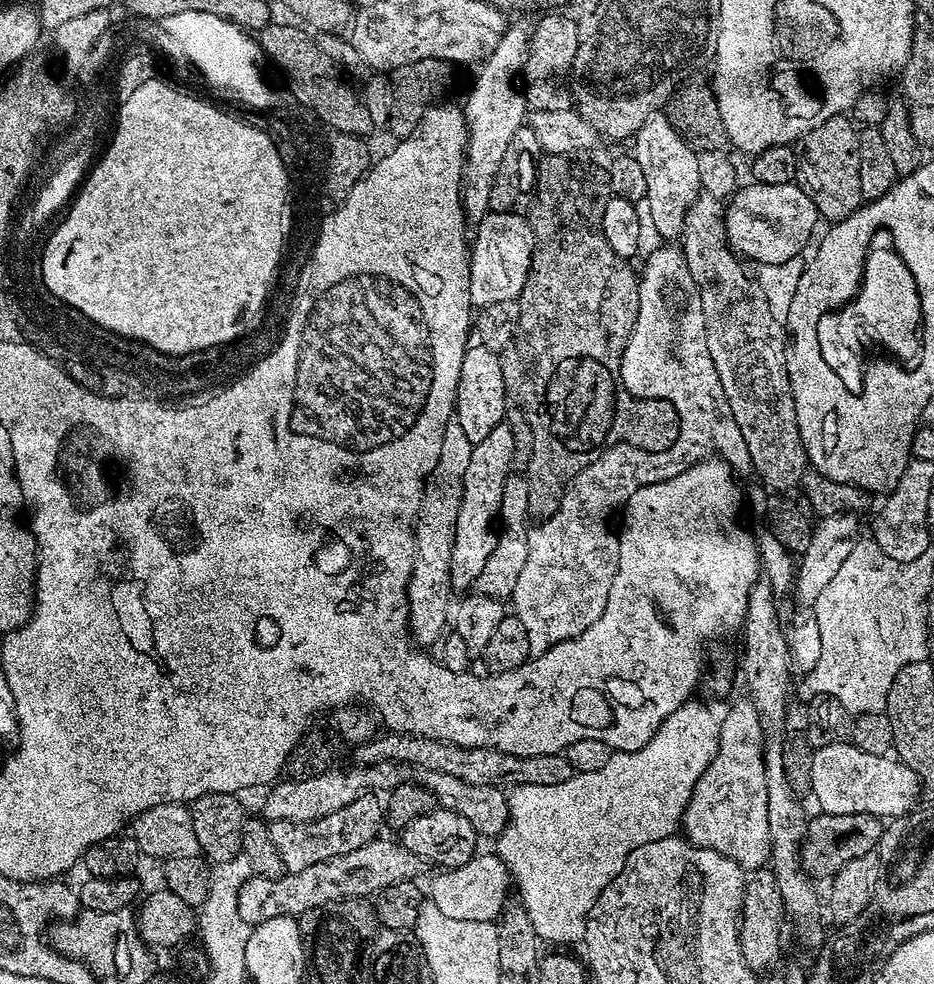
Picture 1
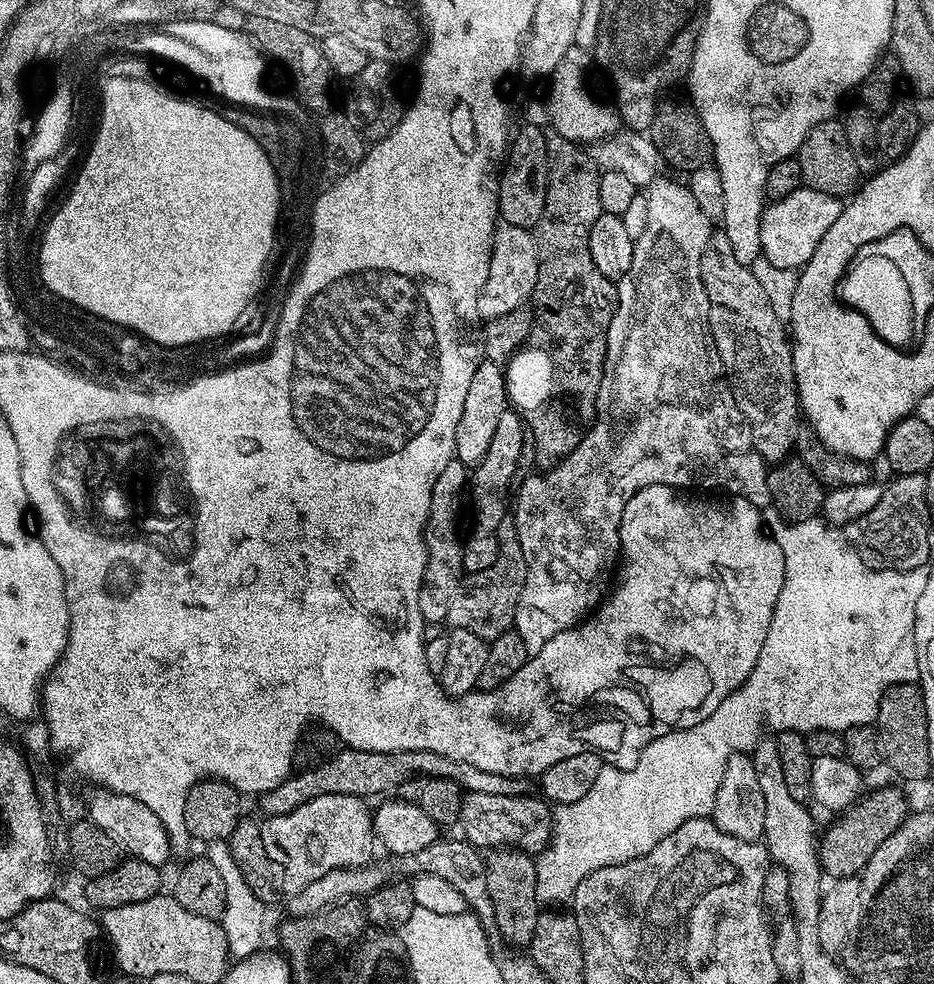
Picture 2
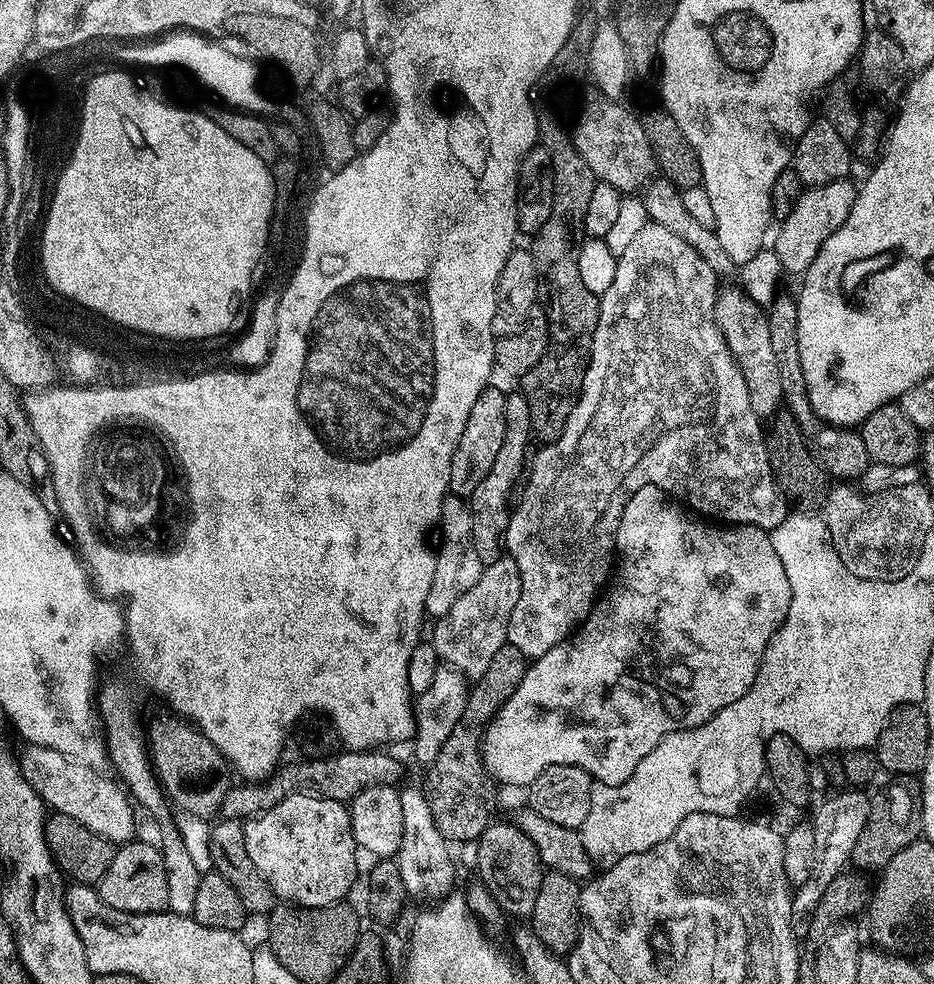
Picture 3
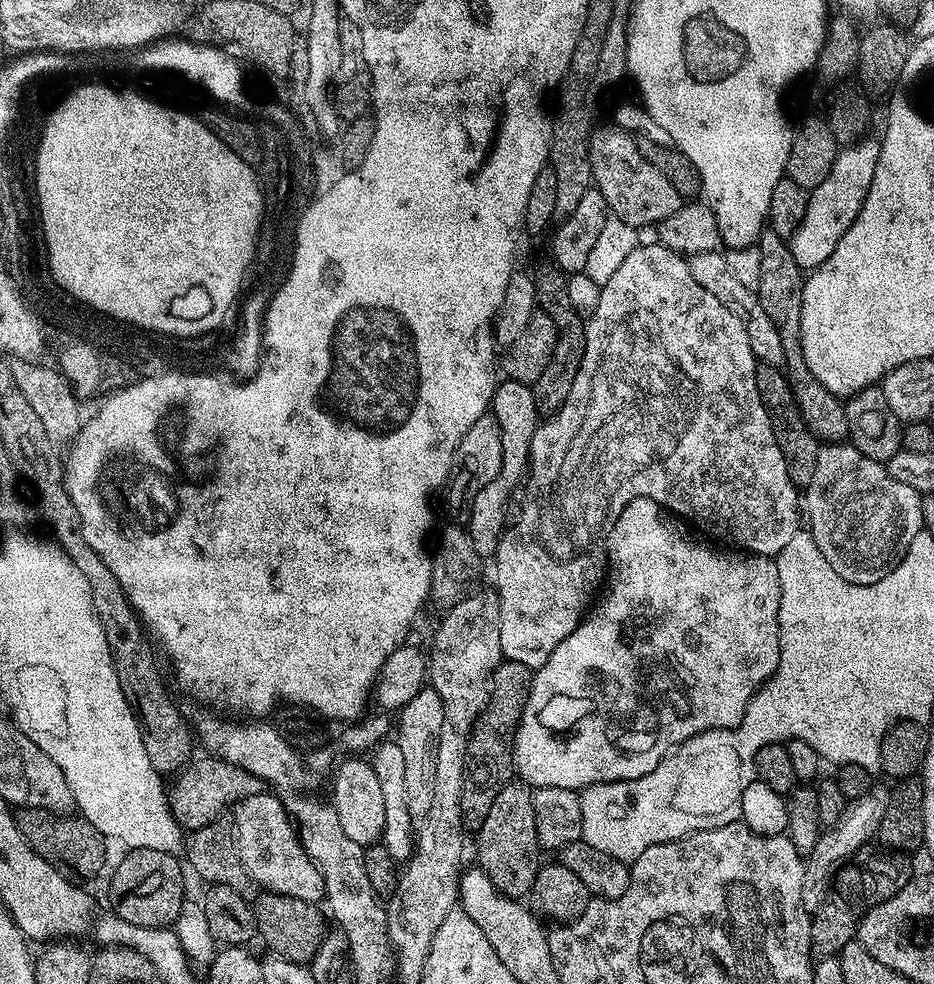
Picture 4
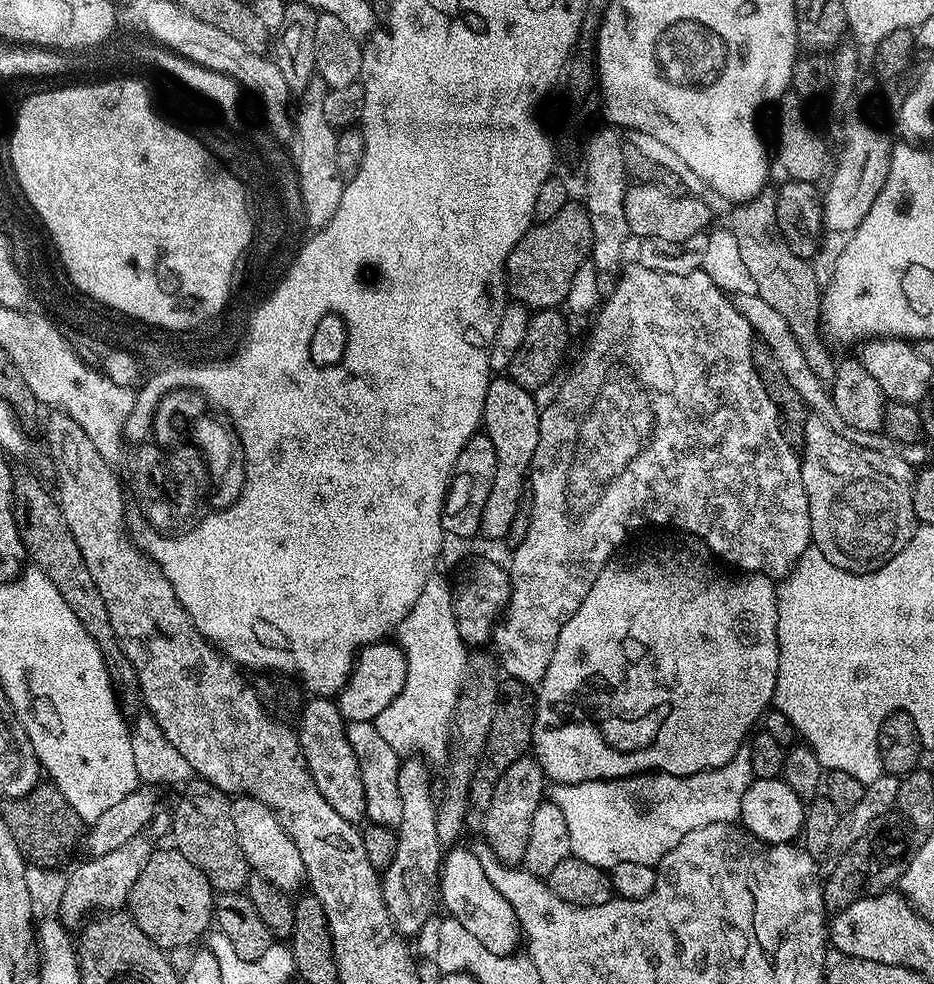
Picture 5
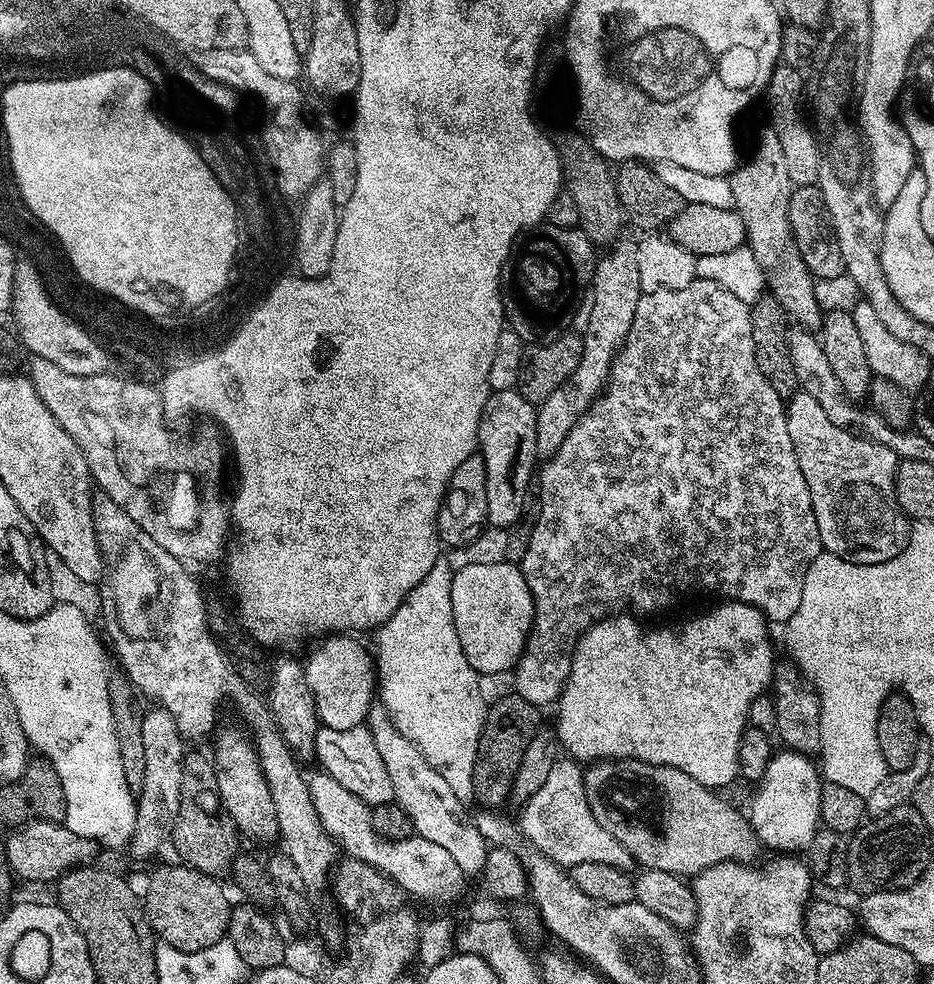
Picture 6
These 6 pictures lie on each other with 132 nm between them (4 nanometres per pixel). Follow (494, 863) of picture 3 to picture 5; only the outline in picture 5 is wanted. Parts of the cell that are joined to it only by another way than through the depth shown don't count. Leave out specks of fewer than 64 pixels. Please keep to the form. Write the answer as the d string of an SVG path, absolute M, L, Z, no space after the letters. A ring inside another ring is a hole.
M525 754L519 756L510 766L506 766L506 774L498 778L494 786L494 798L490 798L490 806L483 809L484 836L483 843L490 846L503 864L516 866L523 861L526 852L526 838L530 836L530 822L534 818L534 810L545 799L546 777L542 766L536 761L535 756Z

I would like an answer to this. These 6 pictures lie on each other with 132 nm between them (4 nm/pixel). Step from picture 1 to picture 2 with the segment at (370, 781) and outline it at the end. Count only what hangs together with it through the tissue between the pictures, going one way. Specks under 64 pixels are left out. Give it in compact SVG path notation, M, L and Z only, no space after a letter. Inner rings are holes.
M467 793L460 802L458 821L459 827L464 827L463 839L477 850L518 848L529 854L543 852L548 847L554 832L554 812L543 799L535 800L534 796Z

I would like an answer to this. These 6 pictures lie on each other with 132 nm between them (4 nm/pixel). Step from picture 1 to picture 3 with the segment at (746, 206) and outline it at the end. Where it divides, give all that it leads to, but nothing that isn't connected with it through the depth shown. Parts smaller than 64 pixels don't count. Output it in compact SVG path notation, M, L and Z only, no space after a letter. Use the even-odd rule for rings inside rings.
M845 178L826 182L817 188L805 187L794 210L790 210L790 214L779 221L780 233L776 236L774 247L780 259L780 267L785 273L807 272L814 258L818 258L818 250L822 250L822 242L826 242L826 238L830 238L830 234L834 234L834 230L838 230L838 226L846 222L858 191L857 185L855 183L852 185L850 181L851 179Z

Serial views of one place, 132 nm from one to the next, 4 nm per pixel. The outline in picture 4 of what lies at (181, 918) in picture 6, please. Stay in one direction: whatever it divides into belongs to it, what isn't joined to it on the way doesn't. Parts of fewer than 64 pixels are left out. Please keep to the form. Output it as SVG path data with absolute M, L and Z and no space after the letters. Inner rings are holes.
M134 848L125 853L120 865L112 872L111 911L134 926L166 928L175 925L186 901L184 872L177 857L170 852L149 848Z

